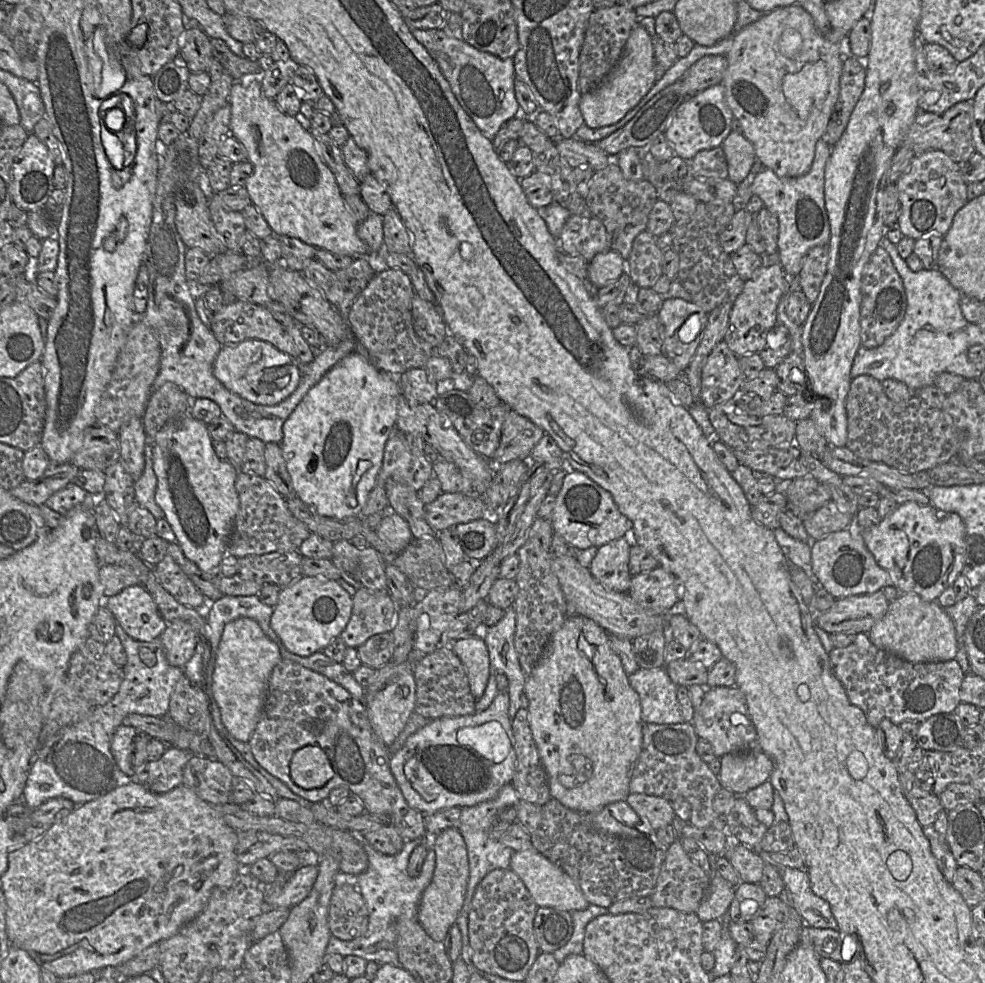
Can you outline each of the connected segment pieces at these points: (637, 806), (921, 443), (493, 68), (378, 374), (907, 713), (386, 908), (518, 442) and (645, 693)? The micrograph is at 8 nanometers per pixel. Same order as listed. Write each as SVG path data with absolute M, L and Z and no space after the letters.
M629 793L625 801L655 831L671 824L676 817L670 801L644 793Z
M860 375L851 380L845 408L848 433L846 447L860 458L884 463L903 473L917 474L929 471L956 459L966 439L966 433L957 428L942 410L929 407L915 395L905 402L894 403L886 396L882 383L870 375Z
M442 28L410 29L410 31L434 59L457 102L485 138L492 141L507 121L521 115L514 91L513 58L501 59L480 51L462 40L460 35L449 34Z
M355 351L343 357L306 393L284 422L280 443L291 483L302 502L313 507L319 515L334 519L361 514L370 491L376 485L386 442L396 429L401 394L396 376L379 370Z
M858 633L855 640L846 647L834 647L829 653L831 668L836 678L843 685L849 701L865 714L867 722L878 728L884 718L900 725L904 721L923 722L933 715L954 713L961 702L960 688L965 673L954 660L944 662L911 663L873 645L868 633Z
M420 839L405 841L402 849L395 855L385 855L375 850L363 841L364 850L368 856L368 868L357 875L357 888L366 901L369 910L369 923L364 935L350 941L343 941L331 934L326 953L338 953L343 957L354 955L378 965L392 964L400 967L397 952L398 932L403 922L413 922L417 919L418 905L425 889L432 881L436 854L429 848L423 862L421 873L412 878L408 875L407 866L414 848L420 844Z
M509 409L501 430L500 443L491 459L492 465L511 460L529 460L534 446L545 432L528 418Z
M639 667L628 675L628 680L640 697L643 724L684 722L677 699L677 685L672 682L665 667Z

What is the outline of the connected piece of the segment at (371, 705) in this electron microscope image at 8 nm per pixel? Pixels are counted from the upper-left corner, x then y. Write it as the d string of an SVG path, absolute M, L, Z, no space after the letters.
M412 669L398 675L391 683L374 695L365 696L364 703L374 732L390 747L414 712L416 685Z

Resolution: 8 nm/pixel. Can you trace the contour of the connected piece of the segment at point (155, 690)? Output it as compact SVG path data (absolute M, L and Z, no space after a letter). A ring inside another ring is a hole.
M117 621L115 635L120 639L127 656L119 690L105 705L94 707L84 720L59 729L31 758L23 795L32 809L56 797L66 798L80 805L133 781L133 778L122 773L111 753L110 744L114 731L128 714L163 717L168 713L170 697L175 684L183 675L183 668L168 663L160 637L152 641L136 640ZM143 646L150 648L156 655L156 663L152 667L146 666L139 657L139 649Z

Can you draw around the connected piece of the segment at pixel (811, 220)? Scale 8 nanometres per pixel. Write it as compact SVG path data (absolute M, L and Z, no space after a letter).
M821 138L816 143L814 160L807 174L795 178L779 178L771 169L763 169L749 187L750 193L759 196L764 208L779 222L778 263L791 279L798 276L808 251L816 246L827 245L830 239L830 224L825 208L824 175L831 150L832 146L825 138Z

